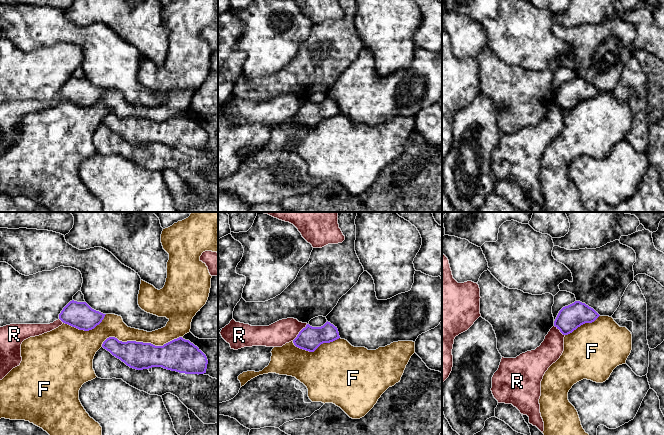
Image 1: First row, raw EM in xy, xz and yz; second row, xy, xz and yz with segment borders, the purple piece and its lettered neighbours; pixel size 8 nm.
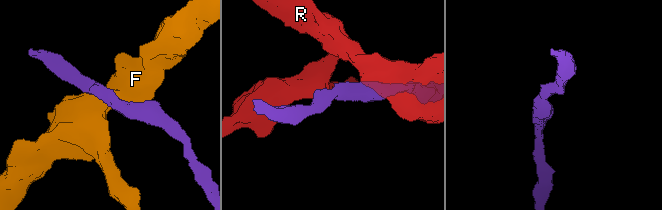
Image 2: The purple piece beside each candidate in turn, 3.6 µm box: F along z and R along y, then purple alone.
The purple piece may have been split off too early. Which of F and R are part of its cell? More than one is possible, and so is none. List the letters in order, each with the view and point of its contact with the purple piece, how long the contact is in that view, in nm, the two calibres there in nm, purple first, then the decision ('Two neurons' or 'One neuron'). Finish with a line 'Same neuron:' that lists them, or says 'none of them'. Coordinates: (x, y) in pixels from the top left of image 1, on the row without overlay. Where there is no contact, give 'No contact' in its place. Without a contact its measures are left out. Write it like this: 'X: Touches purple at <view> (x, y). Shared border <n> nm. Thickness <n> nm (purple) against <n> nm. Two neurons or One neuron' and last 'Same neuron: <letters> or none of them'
F: Touches purple at xy (140, 118). Shared border 650 nm. Thickness 220 nm (purple) against 160 nm. Two neurons
R: Touches purple at xz (299, 108). Shared border 180 nm. Thickness 190 nm (purple) against 190 nm. Two neurons
Same neuron: none of them

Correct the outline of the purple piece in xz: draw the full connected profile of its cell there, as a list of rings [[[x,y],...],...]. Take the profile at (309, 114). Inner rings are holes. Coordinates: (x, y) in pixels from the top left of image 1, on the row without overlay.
[[[327,97],[321,103],[312,103],[307,100],[293,116],[293,119],[300,125],[314,128],[321,120],[330,119],[339,114],[337,103]]]

